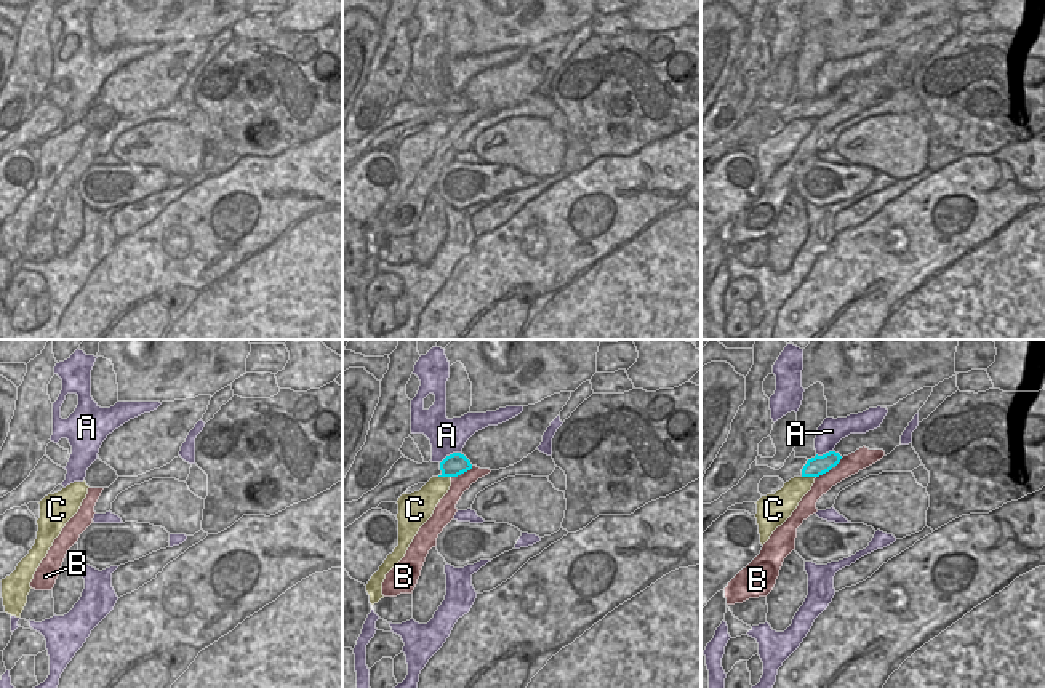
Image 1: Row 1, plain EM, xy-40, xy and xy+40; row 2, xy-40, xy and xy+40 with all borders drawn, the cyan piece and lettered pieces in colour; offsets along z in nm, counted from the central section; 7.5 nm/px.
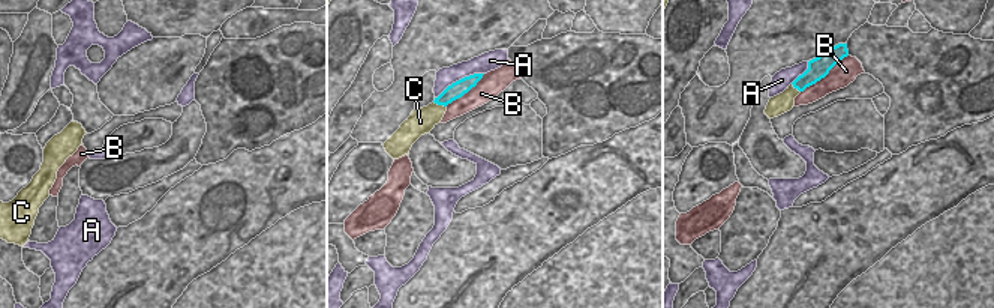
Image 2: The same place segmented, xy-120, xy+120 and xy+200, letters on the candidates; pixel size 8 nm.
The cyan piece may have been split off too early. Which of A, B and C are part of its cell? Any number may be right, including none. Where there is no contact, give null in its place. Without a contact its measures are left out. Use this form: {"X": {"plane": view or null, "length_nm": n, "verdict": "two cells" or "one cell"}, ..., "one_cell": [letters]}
{"A": {"plane": "xy", "length_nm": 180, "verdict": "two cells"}, "B": {"plane": "xy+40", "length_nm": 260, "verdict": "two cells"}, "C": {"plane": "xy+40", "length_nm": 110, "verdict": "two cells"}, "one_cell": []}

